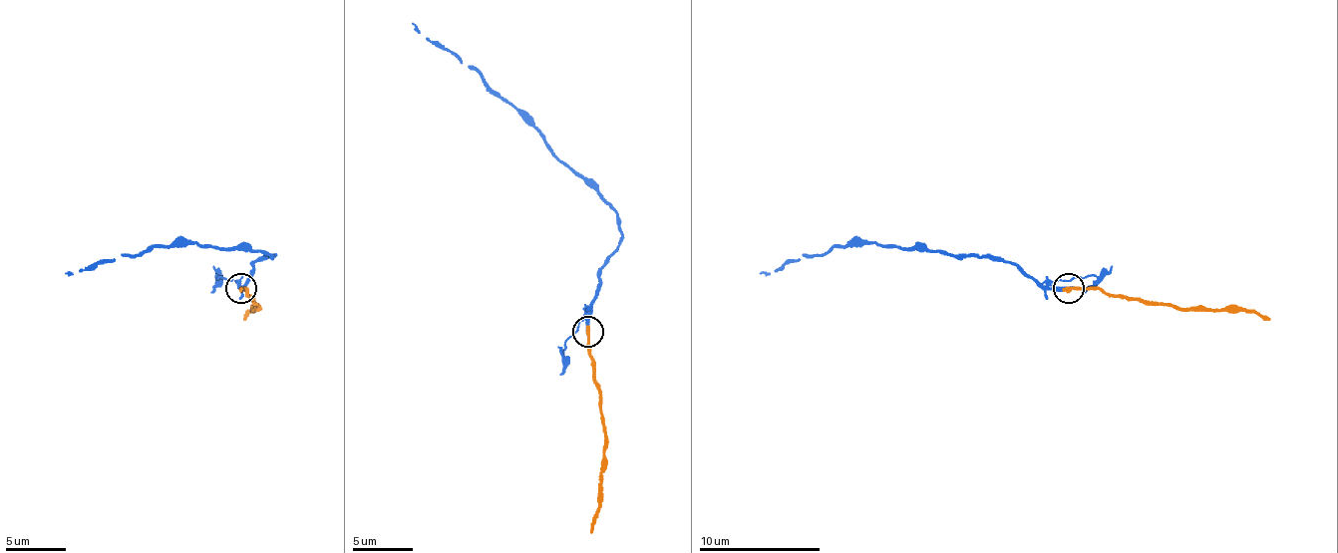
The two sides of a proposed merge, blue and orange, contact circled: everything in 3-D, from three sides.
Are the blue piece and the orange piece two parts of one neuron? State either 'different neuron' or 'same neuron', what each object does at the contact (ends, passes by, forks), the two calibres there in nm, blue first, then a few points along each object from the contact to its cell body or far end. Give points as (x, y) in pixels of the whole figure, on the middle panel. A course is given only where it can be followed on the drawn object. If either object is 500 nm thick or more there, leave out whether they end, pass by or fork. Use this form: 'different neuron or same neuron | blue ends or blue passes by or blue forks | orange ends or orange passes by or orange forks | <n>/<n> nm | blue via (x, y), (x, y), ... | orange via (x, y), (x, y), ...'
same neuron | blue ends | orange ends | 240/360 nm | blue via (587, 331), (587, 306), (599, 276), (620, 240), (617, 212), (469, 64), (439, 49), (411, 22) | orange via (587, 331), (587, 355), (593, 361), (605, 427), (599, 518), (590, 533)

